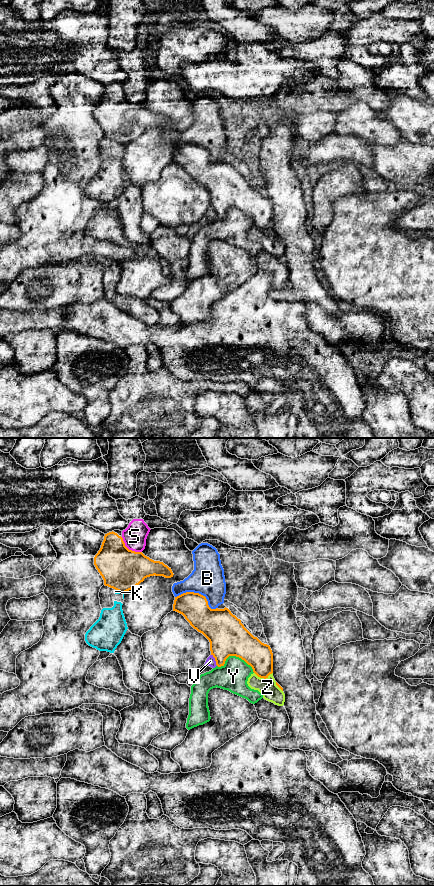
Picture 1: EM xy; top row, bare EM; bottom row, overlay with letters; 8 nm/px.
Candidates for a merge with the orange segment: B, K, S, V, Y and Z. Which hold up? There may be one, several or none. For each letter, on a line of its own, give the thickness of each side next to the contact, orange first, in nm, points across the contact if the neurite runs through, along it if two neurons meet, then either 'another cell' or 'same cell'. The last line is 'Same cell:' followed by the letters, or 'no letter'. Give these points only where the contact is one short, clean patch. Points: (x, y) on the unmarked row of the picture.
B: 220/260 nm | another cell
K: 340/30 nm | another cell
S: 340/190 nm | along xy (121, 89), (129, 101), (141, 104) | another cell
V: 300/70 nm | another cell
Y: 300/240 nm | another cell
Z: 220/150 nm | along xy (254, 224), (264, 230), (272, 225) | another cell
Same cell: no letter

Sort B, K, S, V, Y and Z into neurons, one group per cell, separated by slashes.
B / K / S / V Z / Y

